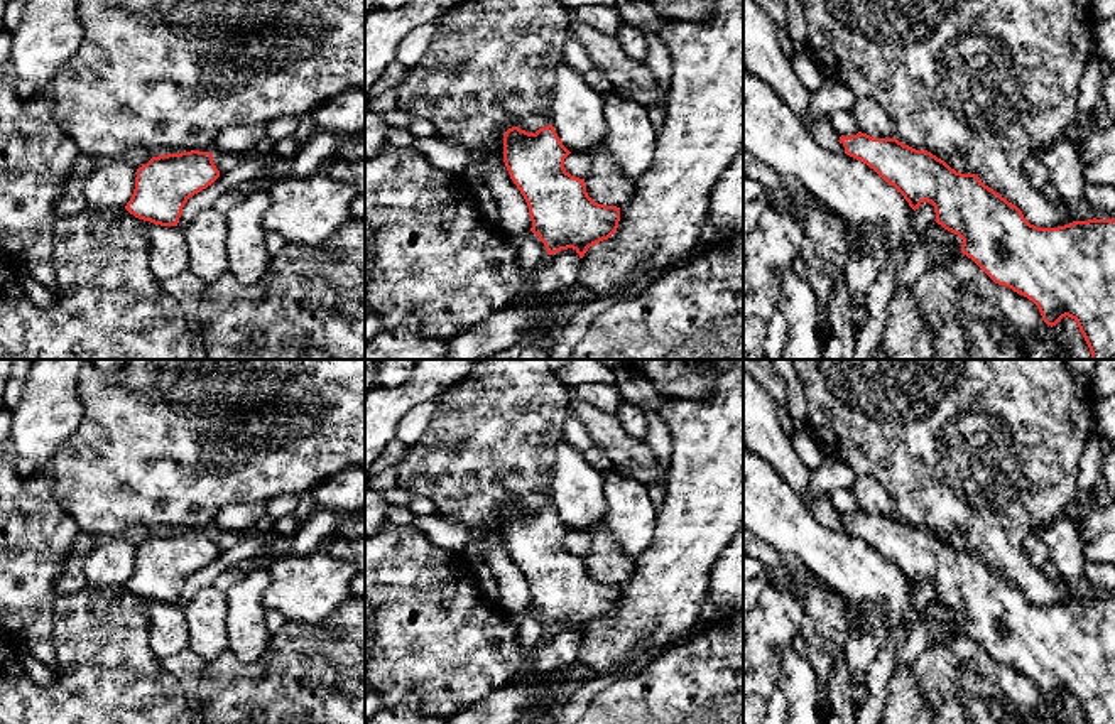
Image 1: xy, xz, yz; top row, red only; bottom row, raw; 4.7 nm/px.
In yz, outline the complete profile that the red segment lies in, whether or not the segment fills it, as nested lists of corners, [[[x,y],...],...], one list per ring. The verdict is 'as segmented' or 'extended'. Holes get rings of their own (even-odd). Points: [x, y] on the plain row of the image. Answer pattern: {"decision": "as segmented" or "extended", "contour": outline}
{"decision": "as segmented", "contour": [[[862,510],[841,513],[840,521],[846,533],[862,538],[894,564],[914,589],[922,581],[931,581],[934,599],[963,618],[961,631],[995,662],[1032,678],[1047,704],[1052,705],[1068,694],[1078,702],[1088,724],[1115,724],[1115,596],[1039,606],[978,554],[956,550],[927,528]]]}

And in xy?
{"decision": "as segmented", "contour": [[[211,530],[152,535],[137,547],[135,567],[125,587],[139,597],[177,604],[189,575],[220,555]]]}

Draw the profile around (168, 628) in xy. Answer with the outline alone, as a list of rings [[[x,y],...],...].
[[[155,602],[149,609],[149,643],[159,658],[174,656],[189,648],[189,629],[179,604]]]

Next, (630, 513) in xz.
[[[618,471],[605,473],[606,515],[603,518],[613,542],[635,559],[654,535],[657,505],[650,500],[647,484]]]

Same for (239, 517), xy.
[[[231,503],[220,510],[211,525],[211,532],[253,533],[255,525],[267,513],[267,503]]]

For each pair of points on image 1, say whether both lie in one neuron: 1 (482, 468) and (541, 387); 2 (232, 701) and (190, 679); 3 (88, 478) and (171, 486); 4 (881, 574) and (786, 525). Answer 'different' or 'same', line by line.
1: same
2: different
3: same
4: same

